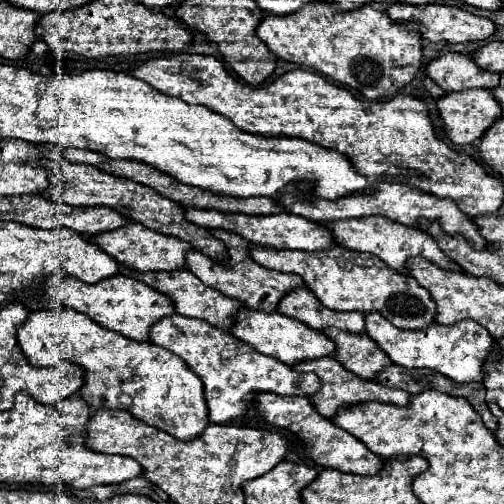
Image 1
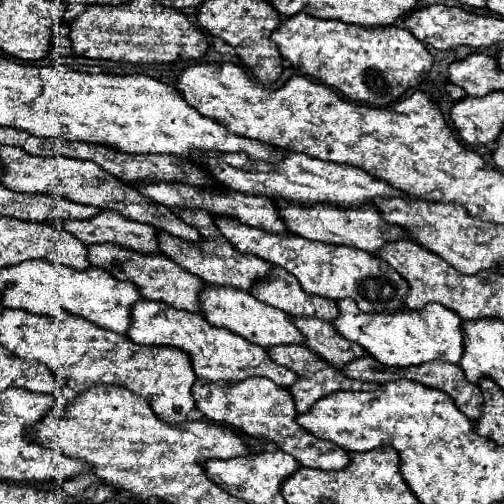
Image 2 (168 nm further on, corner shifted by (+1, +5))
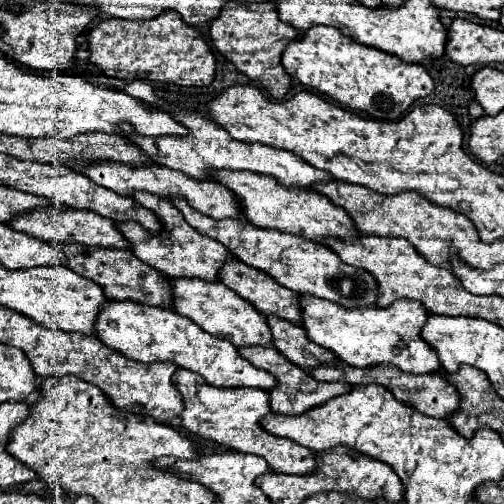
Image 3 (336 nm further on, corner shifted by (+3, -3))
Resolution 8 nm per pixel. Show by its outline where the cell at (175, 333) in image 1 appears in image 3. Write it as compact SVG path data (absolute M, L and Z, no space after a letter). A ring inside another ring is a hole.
M107 300L107 304L99 308L93 326L97 338L109 348L121 352L123 356L139 362L171 360L179 368L187 368L201 374L211 386L217 388L253 386L267 390L275 384L275 378L269 372L259 370L245 358L241 358L233 344L217 336L205 334L195 322L185 316L179 316L171 308L143 306L133 300Z

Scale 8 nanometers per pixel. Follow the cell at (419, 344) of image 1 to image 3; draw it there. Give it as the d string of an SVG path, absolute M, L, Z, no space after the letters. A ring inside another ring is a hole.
M309 294L299 296L301 326L305 328L309 340L331 350L339 360L349 366L367 368L369 364L397 364L409 374L429 374L437 372L441 362L433 348L419 338L421 326L427 320L427 310L417 300L397 300L389 308L363 306L363 308L343 308L341 304L313 298Z

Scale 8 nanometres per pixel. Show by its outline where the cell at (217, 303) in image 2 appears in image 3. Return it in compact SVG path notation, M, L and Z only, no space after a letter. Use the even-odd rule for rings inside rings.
M173 278L171 282L171 292L173 292L173 310L181 316L191 318L199 328L205 332L229 340L233 346L269 346L271 336L269 336L269 326L265 324L265 316L261 316L247 300L241 300L231 288L227 288L221 282L205 282L201 278Z

